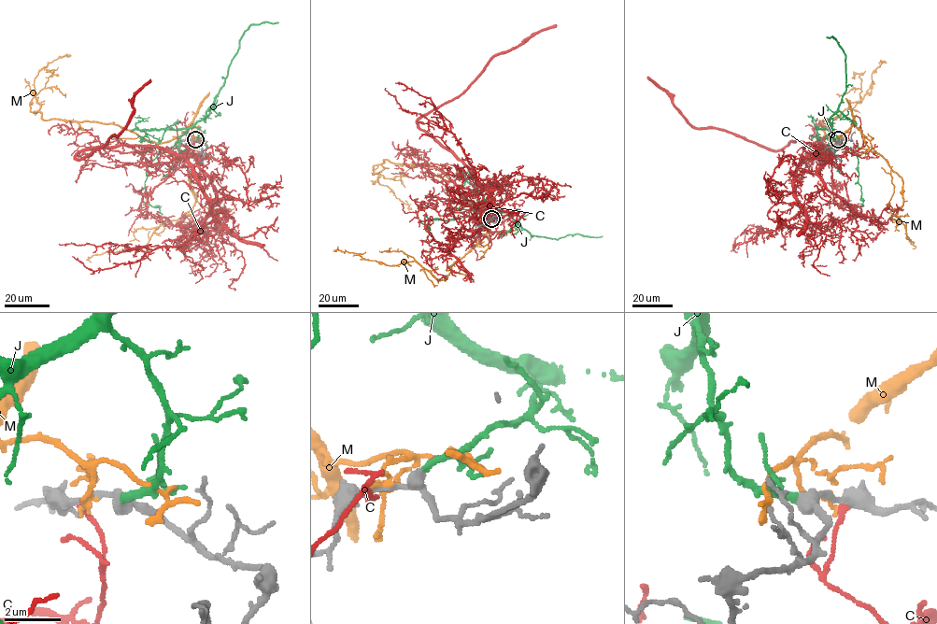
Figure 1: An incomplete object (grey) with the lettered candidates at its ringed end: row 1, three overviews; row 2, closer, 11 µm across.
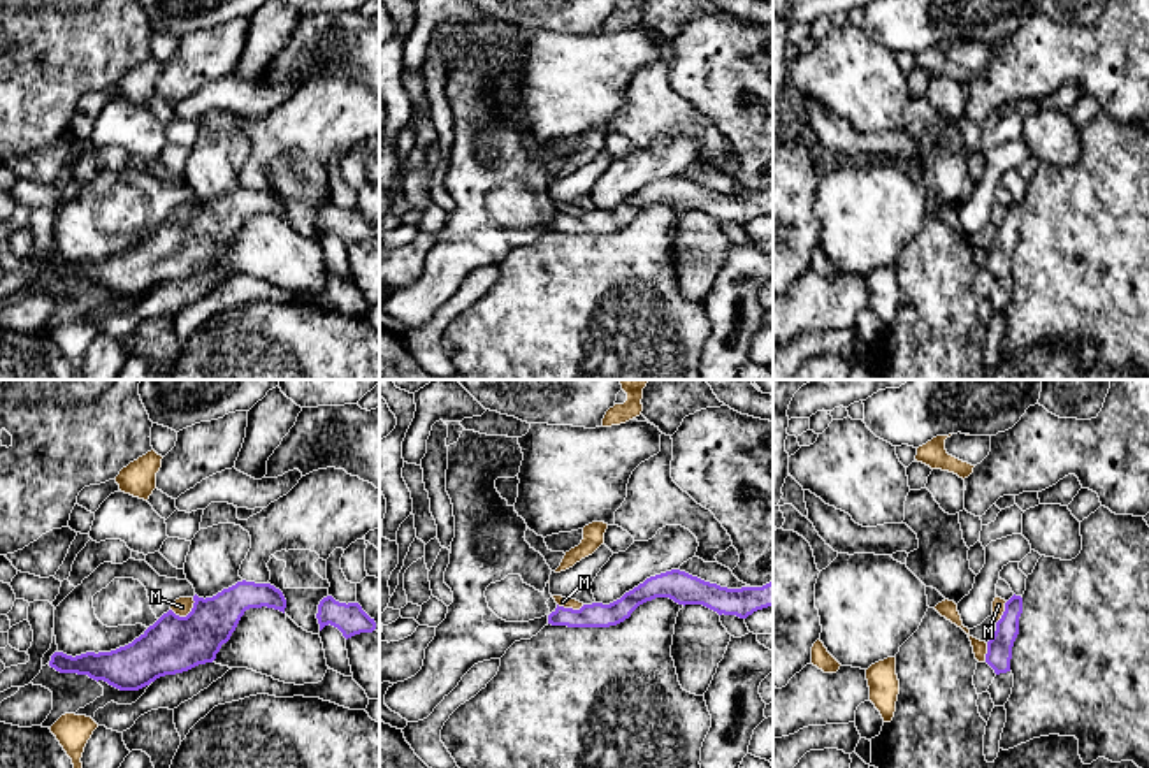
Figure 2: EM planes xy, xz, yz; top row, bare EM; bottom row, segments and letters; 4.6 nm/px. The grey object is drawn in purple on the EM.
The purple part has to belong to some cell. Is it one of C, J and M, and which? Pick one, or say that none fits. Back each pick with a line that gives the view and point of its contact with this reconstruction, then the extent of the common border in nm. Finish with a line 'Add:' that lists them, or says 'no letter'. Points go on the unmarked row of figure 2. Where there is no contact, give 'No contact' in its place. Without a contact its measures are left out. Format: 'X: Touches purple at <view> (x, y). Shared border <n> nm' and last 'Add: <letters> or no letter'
J: No contact
Add: J

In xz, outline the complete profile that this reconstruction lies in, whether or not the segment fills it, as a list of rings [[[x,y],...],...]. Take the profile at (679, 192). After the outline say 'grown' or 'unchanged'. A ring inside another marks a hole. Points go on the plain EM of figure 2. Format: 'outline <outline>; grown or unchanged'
outline [[[680,176],[647,185],[620,206],[603,211],[583,211],[580,216],[559,213],[548,230],[567,234],[610,234],[624,228],[643,209],[669,204],[678,211],[703,211],[719,221],[747,225],[757,216],[773,213],[773,186],[762,193],[727,195],[705,188]]]; unchanged

